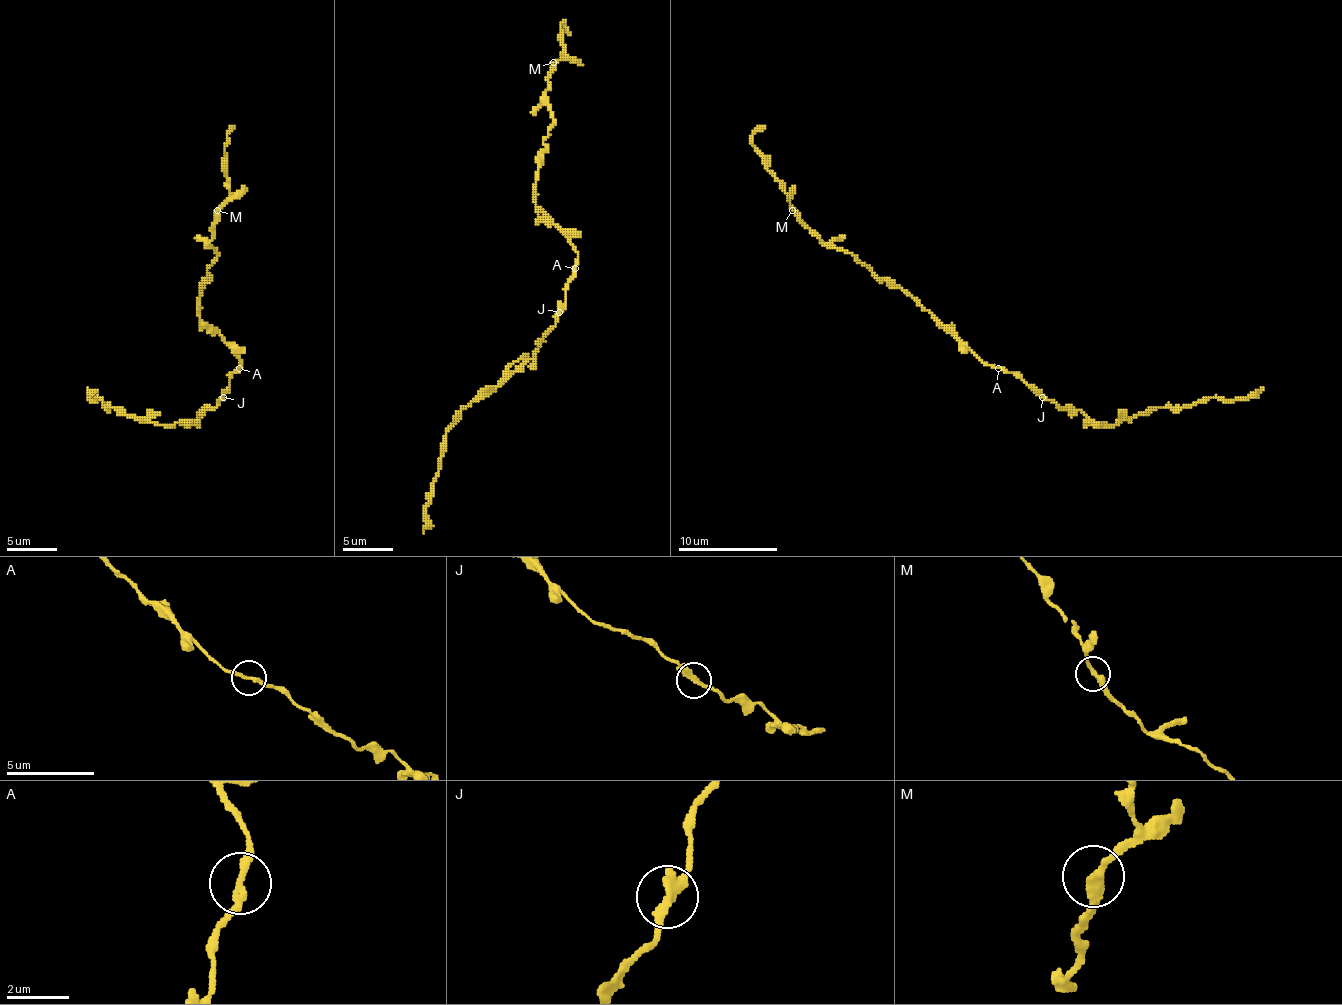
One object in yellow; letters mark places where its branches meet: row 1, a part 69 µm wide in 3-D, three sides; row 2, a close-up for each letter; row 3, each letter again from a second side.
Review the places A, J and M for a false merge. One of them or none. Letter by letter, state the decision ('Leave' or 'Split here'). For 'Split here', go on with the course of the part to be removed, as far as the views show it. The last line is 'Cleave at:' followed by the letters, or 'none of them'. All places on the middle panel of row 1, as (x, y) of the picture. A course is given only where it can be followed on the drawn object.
A: Leave
J: Leave
M: Leave
Cleave at: none of them

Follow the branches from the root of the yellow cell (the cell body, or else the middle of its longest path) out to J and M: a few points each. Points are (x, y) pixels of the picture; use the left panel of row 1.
J: (242, 362), (232, 372), (229, 390), (222, 397)
M: (242, 362), (234, 350), (200, 318), (200, 290), (209, 278), (207, 270), (217, 255), (209, 243), (217, 210)

